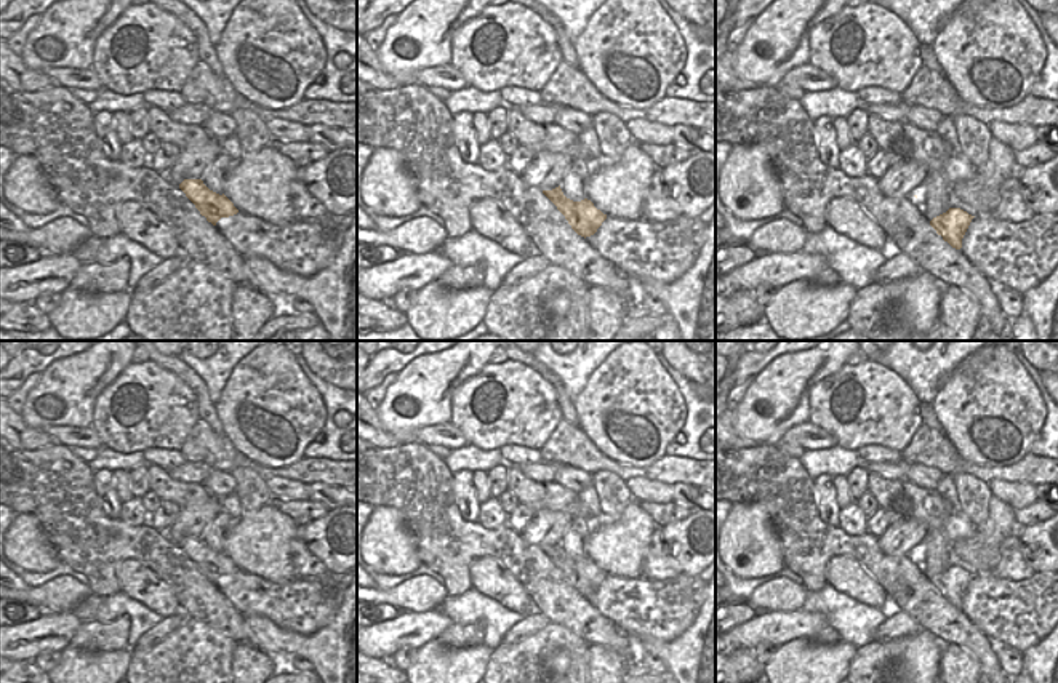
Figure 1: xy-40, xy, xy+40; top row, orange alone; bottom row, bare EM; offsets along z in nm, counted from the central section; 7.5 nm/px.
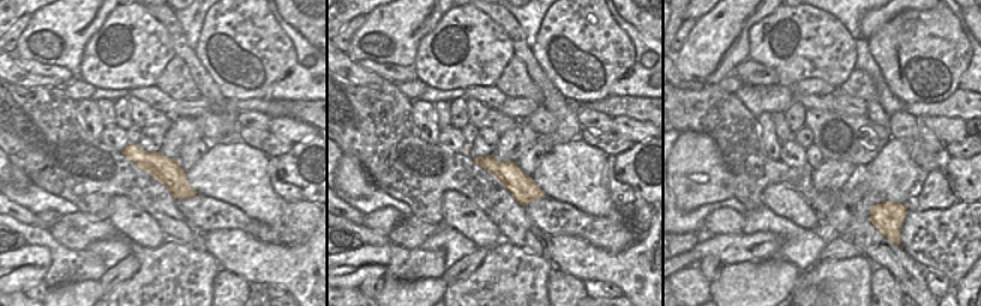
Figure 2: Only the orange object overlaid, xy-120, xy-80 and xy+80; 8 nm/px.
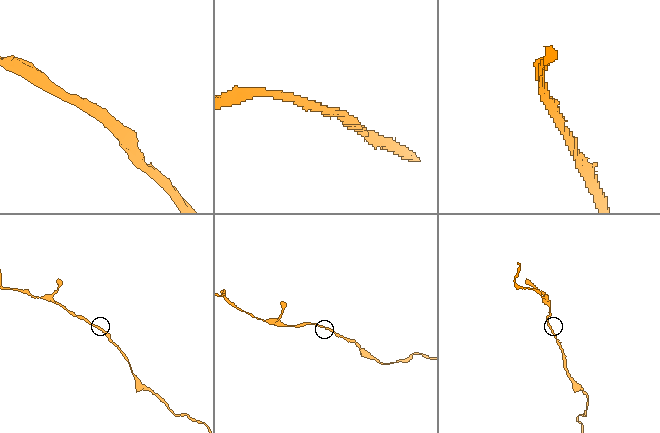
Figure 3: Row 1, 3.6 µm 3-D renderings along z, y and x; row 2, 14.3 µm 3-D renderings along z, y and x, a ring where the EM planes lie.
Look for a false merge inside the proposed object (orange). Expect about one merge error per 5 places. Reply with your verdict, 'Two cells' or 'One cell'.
One cell.

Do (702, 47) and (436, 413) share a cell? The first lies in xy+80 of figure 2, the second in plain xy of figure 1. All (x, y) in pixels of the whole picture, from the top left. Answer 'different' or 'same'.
same

